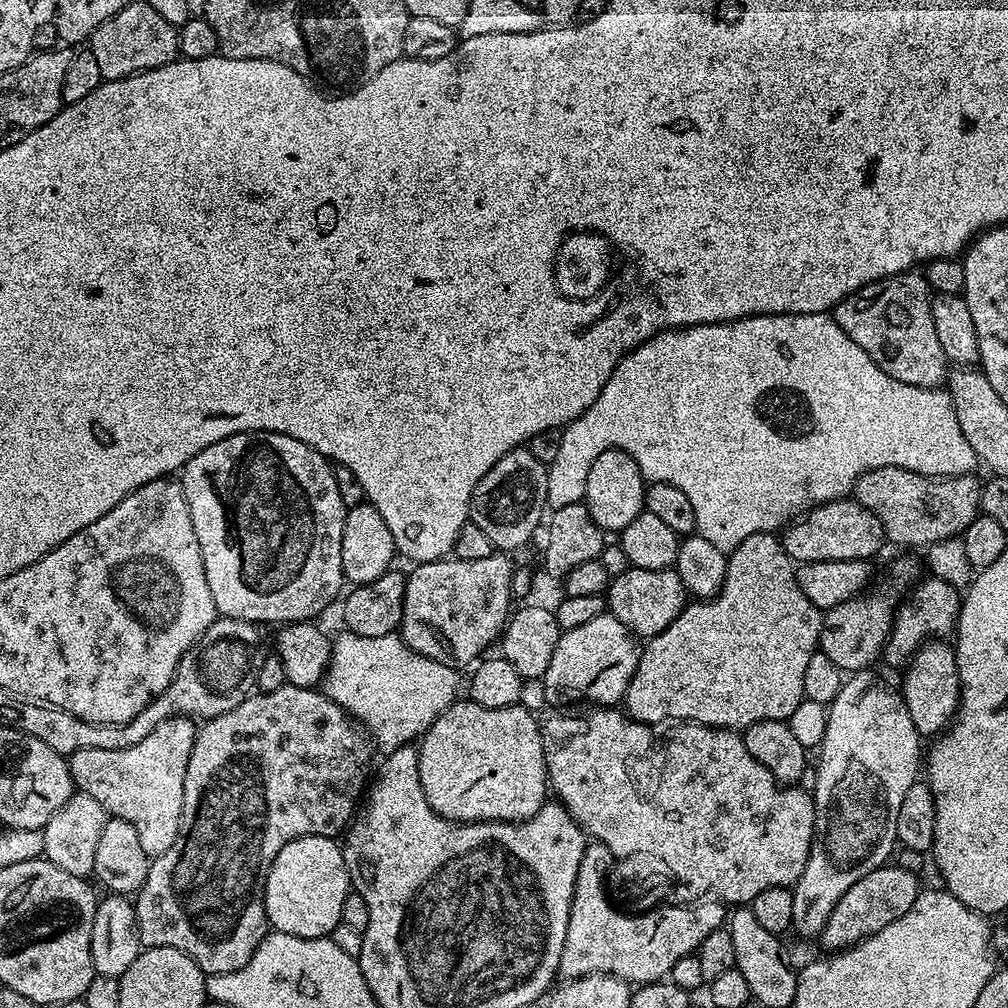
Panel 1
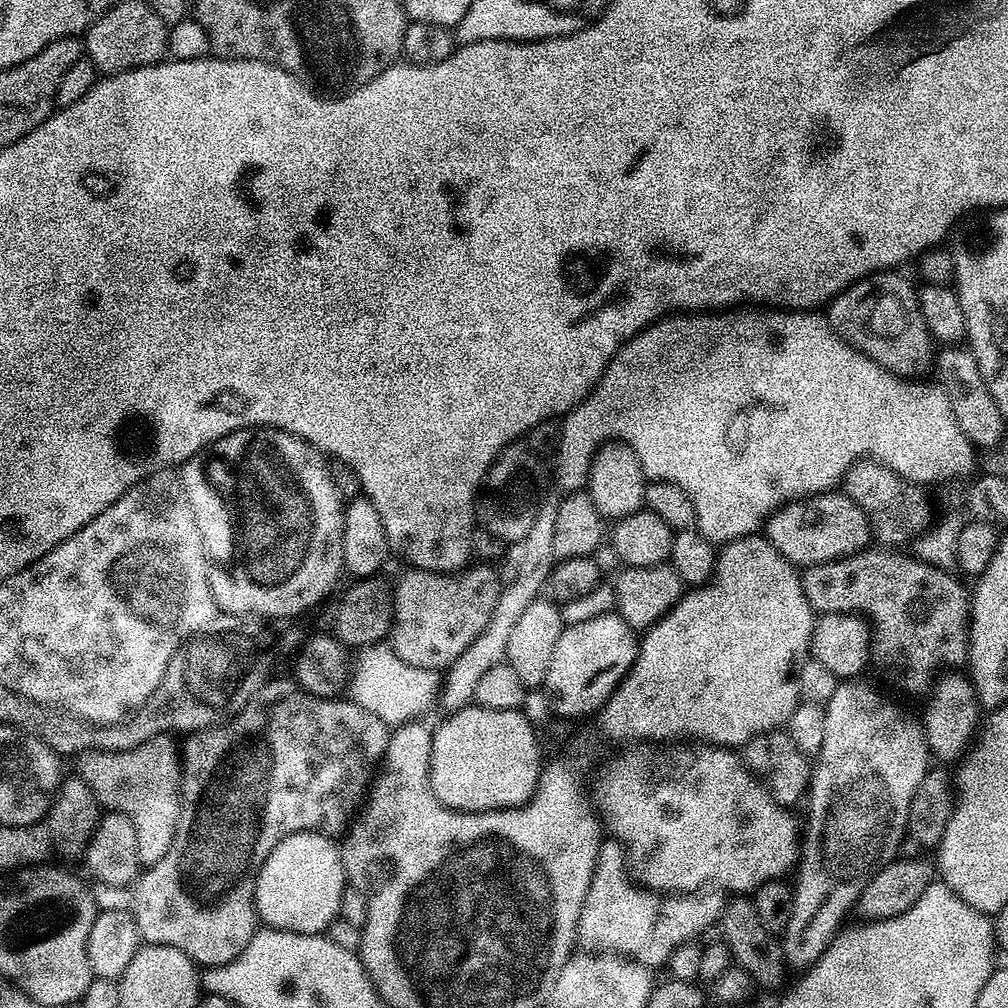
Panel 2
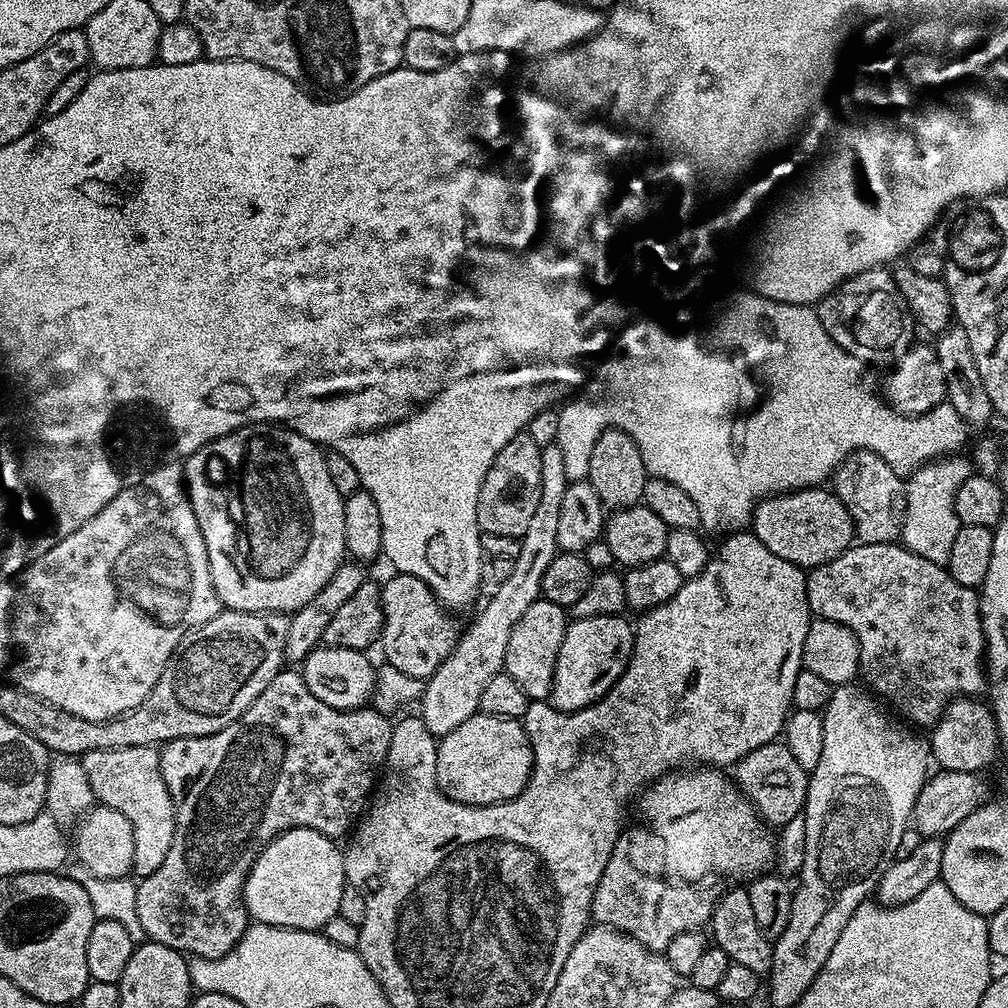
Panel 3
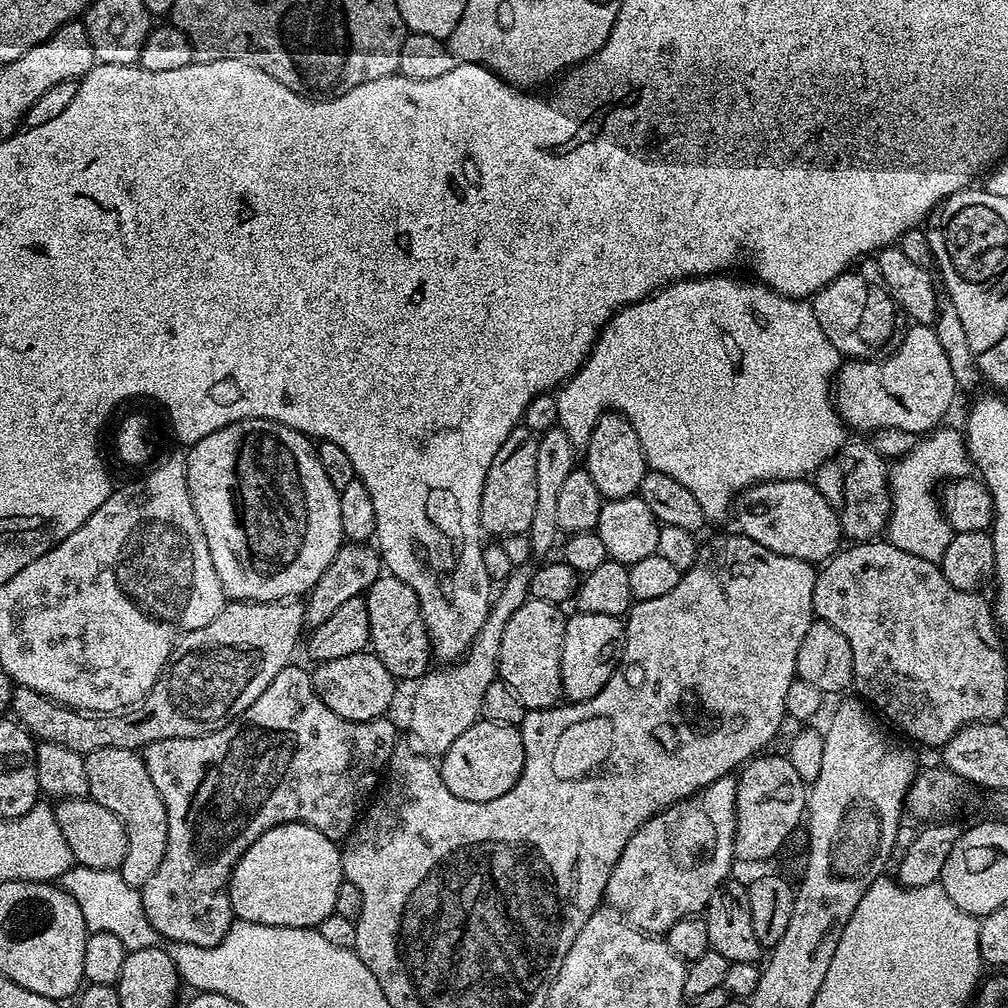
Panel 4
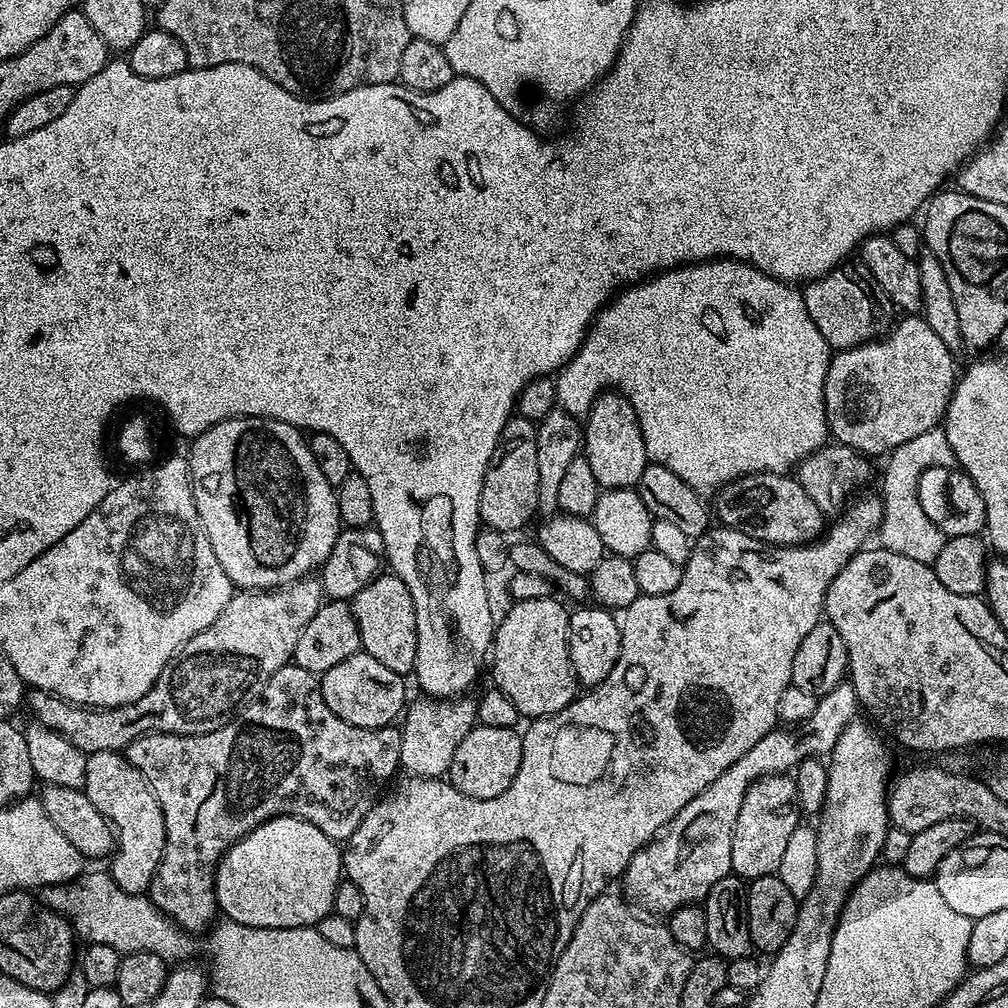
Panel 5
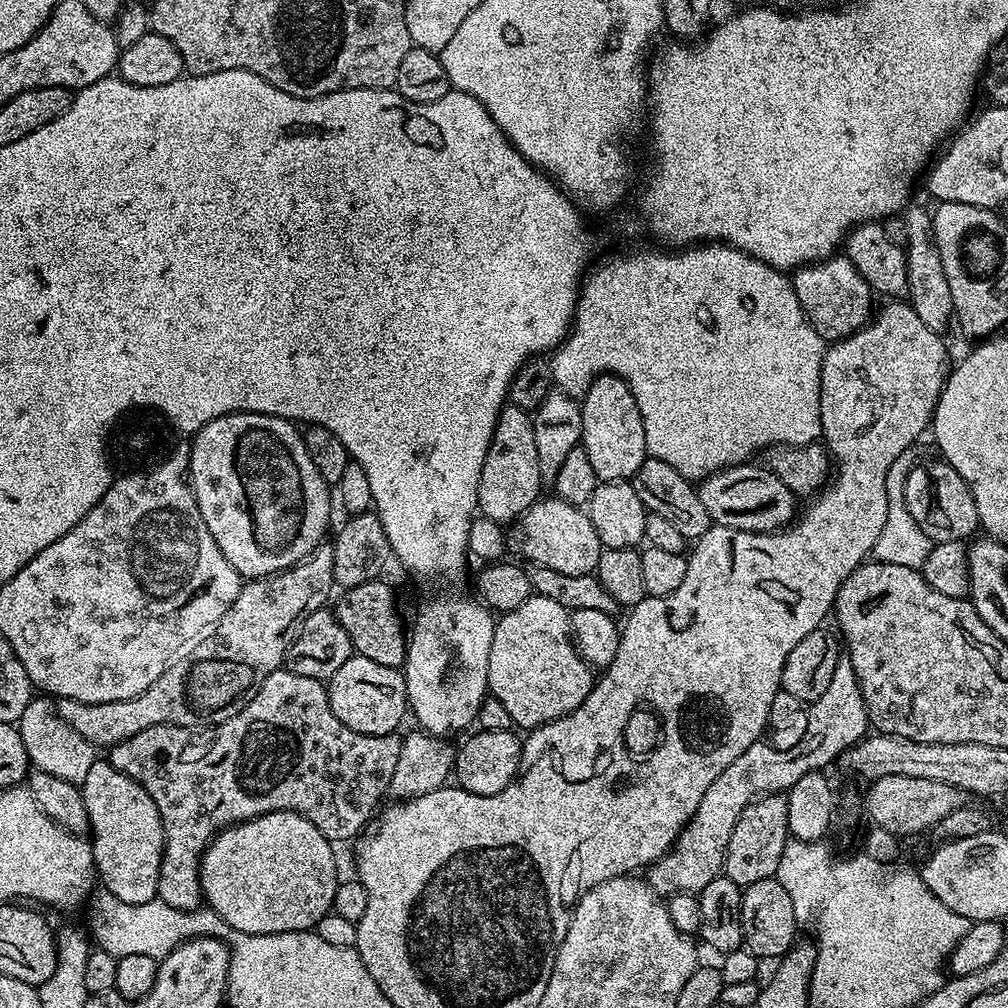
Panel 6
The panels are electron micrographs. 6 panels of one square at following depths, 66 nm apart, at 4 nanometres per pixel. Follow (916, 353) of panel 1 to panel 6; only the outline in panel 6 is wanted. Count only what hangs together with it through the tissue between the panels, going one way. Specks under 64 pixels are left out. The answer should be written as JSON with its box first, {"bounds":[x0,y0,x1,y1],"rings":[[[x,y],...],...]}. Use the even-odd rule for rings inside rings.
{"bounds":[790,254,873,342],"rings":[[[833,254],[827,260],[797,268],[791,273],[790,279],[810,326],[814,326],[814,330],[818,330],[826,342],[845,340],[873,319],[872,287],[843,254]]]}

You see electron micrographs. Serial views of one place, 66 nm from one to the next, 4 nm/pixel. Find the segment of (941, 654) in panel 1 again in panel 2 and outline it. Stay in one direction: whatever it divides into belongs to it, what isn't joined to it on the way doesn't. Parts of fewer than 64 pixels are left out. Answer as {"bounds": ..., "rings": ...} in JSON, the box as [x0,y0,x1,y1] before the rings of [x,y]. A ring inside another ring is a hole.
{"bounds":[922,670,982,762],"rings":[[[956,670],[945,671],[933,683],[927,697],[928,705],[924,708],[924,716],[922,715],[922,727],[929,753],[935,759],[937,756],[940,760],[952,760],[951,762],[959,761],[968,751],[982,720],[980,702],[976,699],[976,687],[967,675],[959,676],[958,673]]]}

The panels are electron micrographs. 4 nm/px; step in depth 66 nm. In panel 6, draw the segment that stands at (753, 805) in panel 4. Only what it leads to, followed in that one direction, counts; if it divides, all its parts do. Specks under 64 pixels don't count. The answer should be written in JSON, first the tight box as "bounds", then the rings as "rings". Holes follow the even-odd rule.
{"bounds":[722,795,789,886],"rings":[[[787,795],[760,797],[750,806],[746,806],[738,822],[734,822],[734,834],[730,834],[730,842],[726,846],[722,875],[741,886],[773,879],[778,870],[778,862],[782,862],[782,850],[789,839]]]}

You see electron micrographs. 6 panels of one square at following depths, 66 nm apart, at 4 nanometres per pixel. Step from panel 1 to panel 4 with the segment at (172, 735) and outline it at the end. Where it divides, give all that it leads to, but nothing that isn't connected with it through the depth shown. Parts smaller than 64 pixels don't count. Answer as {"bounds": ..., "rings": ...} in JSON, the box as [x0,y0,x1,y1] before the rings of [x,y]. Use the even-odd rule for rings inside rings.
{"bounds":[84,748,168,889],"rings":[[[130,748],[94,750],[84,756],[84,765],[88,796],[106,806],[106,810],[110,810],[121,820],[126,830],[126,858],[120,863],[118,871],[130,886],[141,889],[146,882],[150,882],[154,870],[162,866],[162,858],[168,845],[166,806],[158,790],[154,790],[154,782],[150,782],[143,755]]]}

